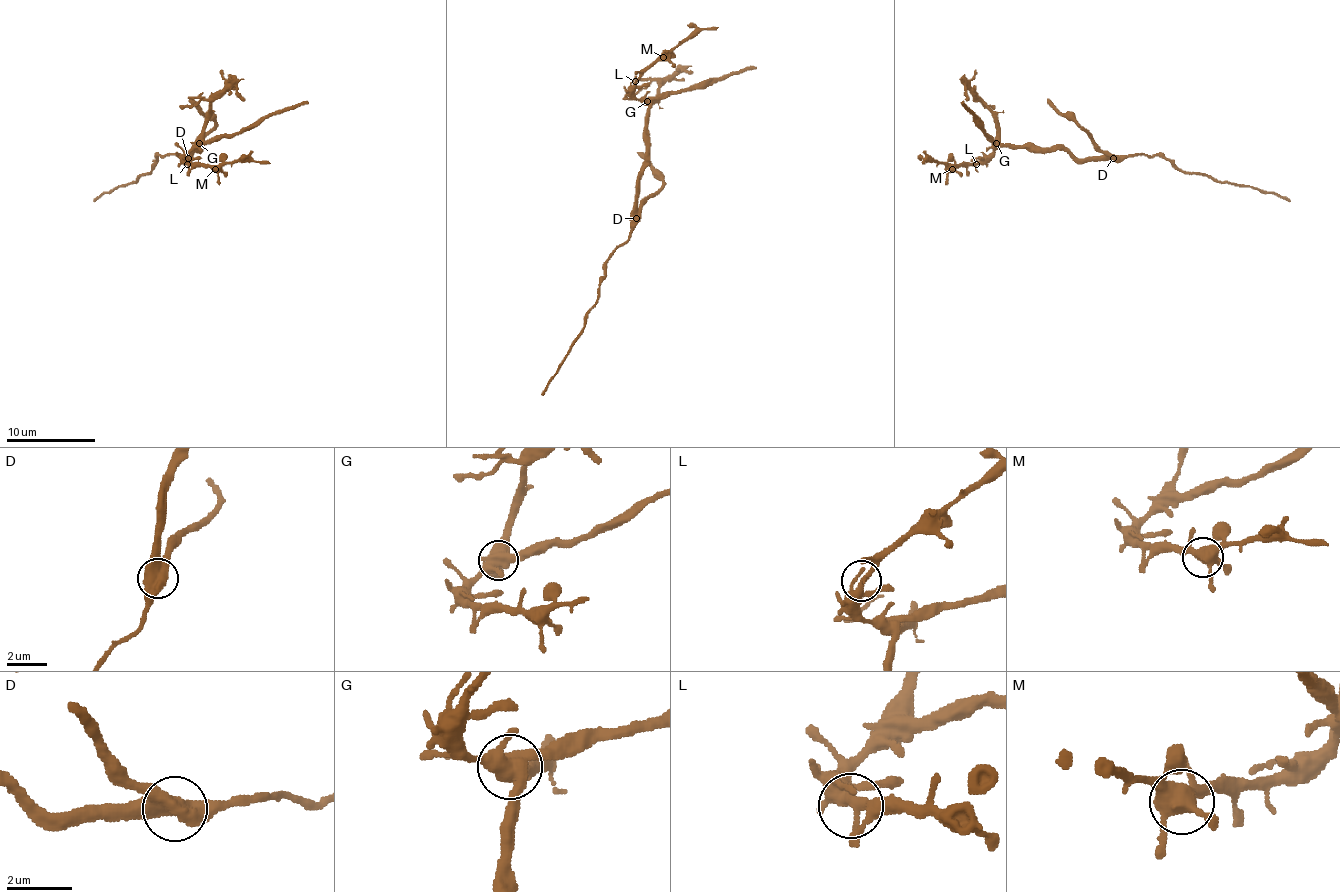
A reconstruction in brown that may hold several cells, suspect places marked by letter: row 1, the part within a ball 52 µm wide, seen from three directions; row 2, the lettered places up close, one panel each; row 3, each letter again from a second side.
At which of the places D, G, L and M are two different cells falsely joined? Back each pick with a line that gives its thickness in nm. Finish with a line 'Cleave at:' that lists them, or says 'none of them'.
D: Thickness 500 nm
G: Thickness 550 nm
Cleave at: D, G

